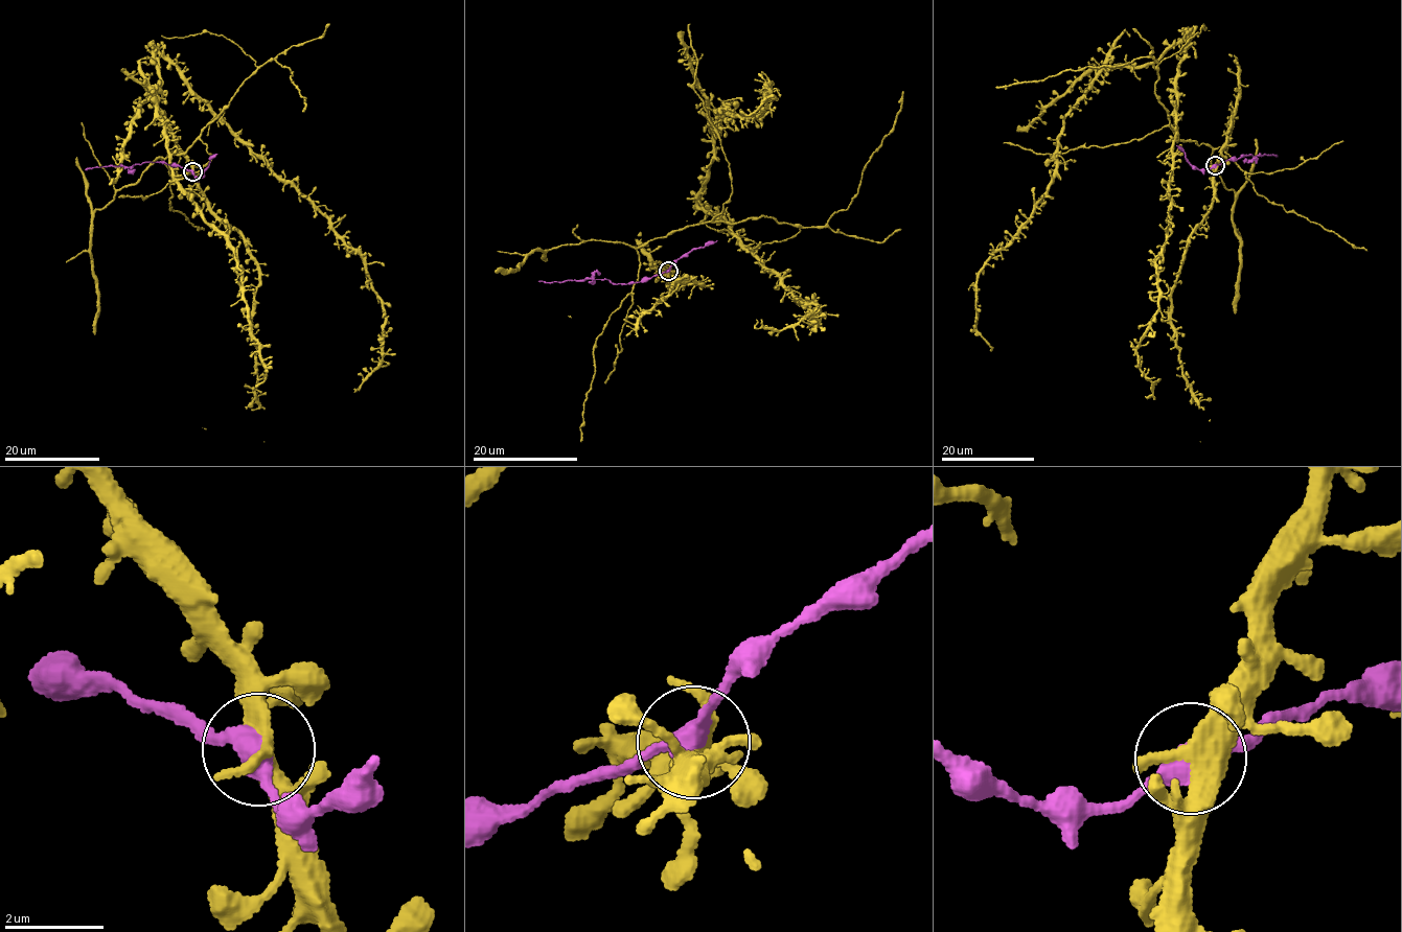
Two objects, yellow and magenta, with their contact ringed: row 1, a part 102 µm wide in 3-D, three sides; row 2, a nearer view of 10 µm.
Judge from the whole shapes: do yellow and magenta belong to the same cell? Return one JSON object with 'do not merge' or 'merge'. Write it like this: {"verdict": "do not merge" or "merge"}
{"verdict": "do not merge"}

